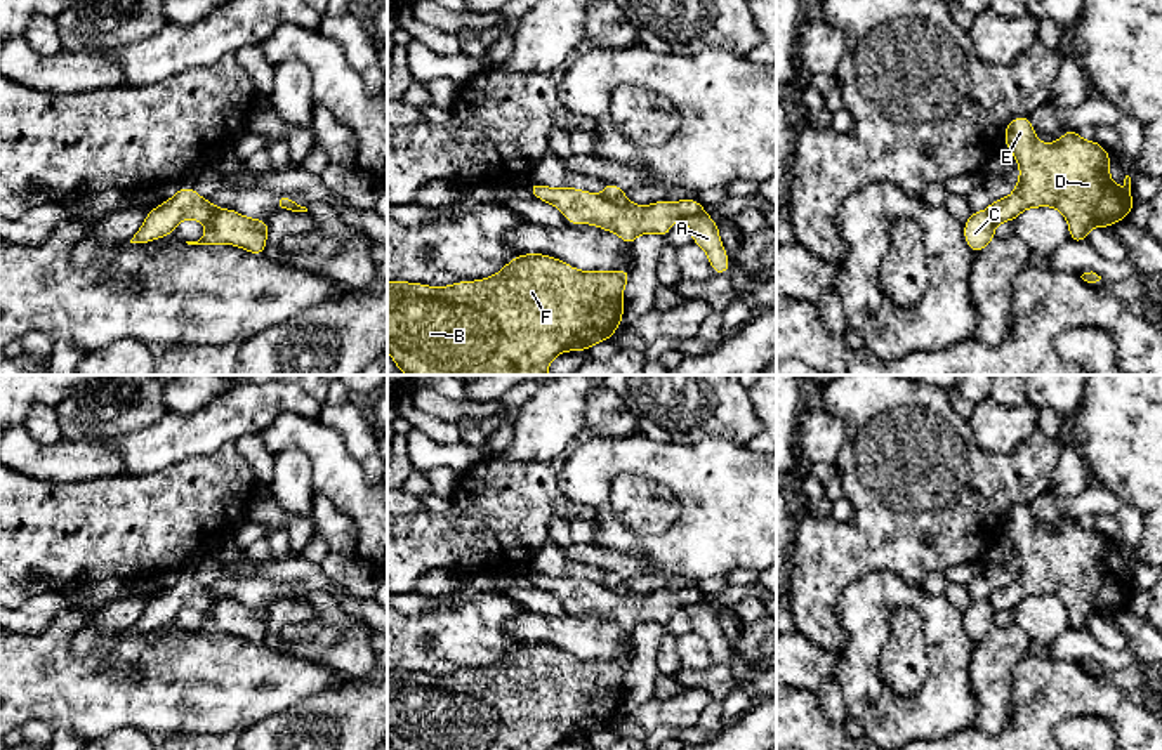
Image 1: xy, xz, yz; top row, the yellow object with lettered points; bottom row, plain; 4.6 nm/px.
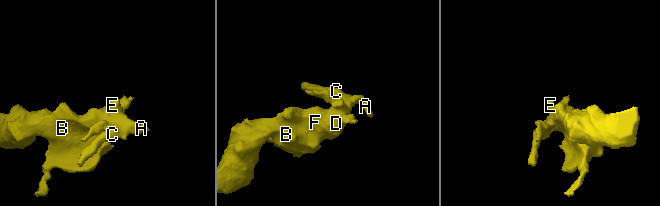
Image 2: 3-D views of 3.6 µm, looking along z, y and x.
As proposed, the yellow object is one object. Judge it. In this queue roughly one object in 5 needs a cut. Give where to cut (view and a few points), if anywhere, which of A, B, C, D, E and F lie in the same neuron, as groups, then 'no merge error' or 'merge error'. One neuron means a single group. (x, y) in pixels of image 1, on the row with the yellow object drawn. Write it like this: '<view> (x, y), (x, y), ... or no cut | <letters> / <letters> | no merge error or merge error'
xz (601, 197), (638, 207) | A C / B D E F | merge error

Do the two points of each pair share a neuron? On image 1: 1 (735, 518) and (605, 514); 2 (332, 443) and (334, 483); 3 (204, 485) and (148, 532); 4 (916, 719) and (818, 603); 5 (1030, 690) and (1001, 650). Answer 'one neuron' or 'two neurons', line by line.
1: one neuron
2: one neuron
3: one neuron
4: two neurons
5: two neurons

